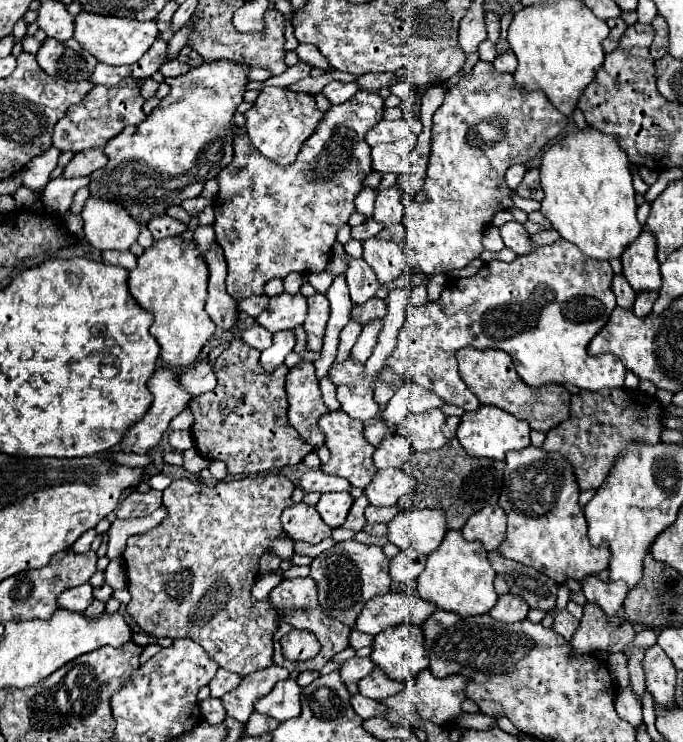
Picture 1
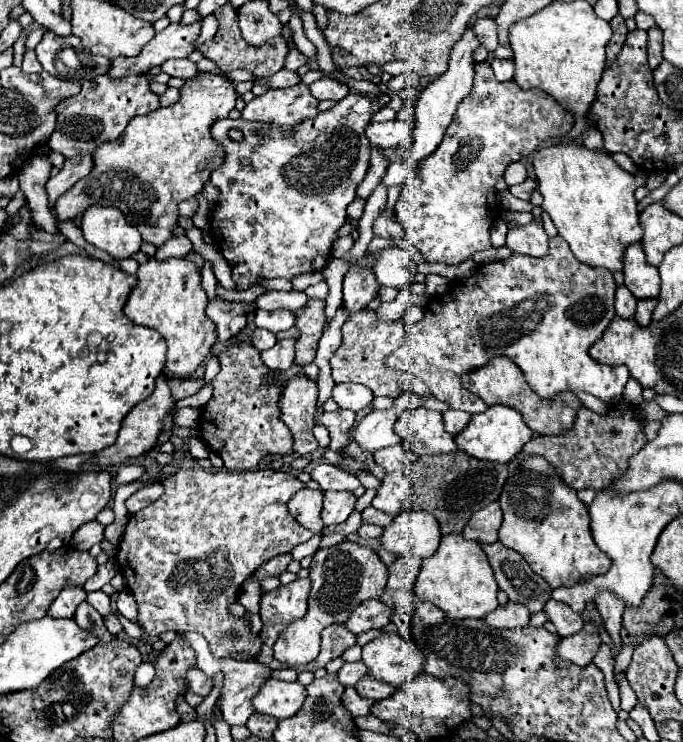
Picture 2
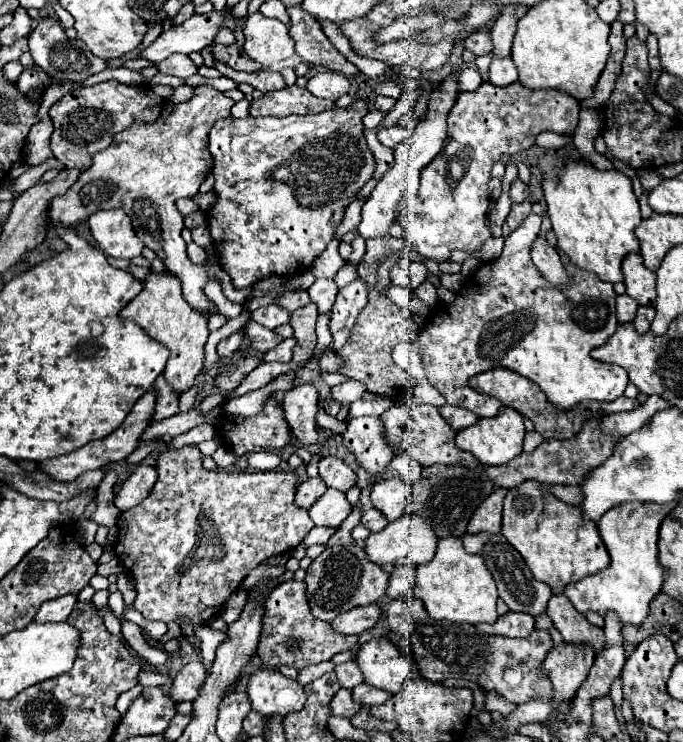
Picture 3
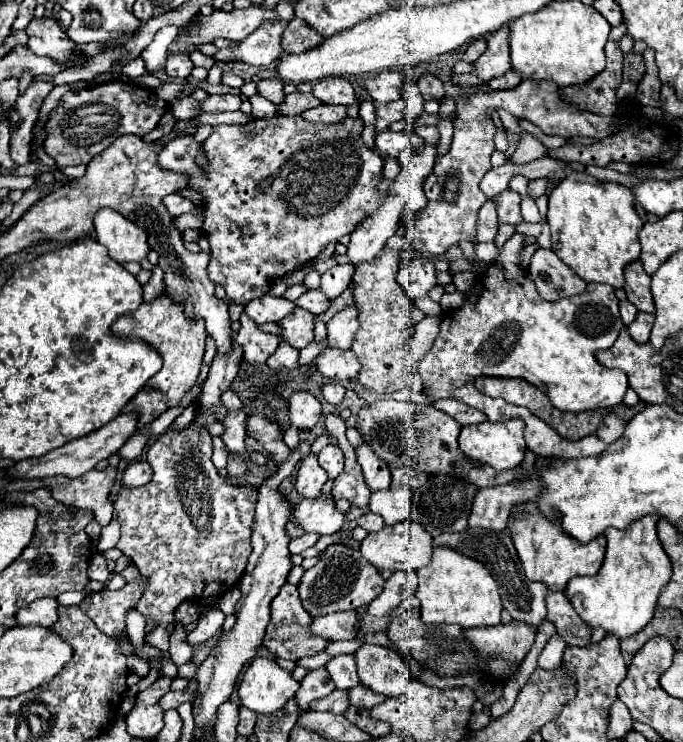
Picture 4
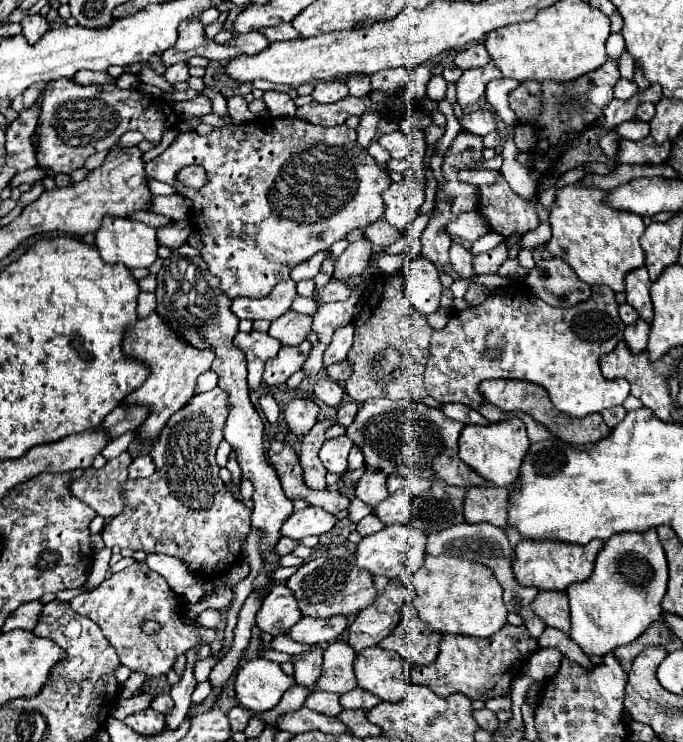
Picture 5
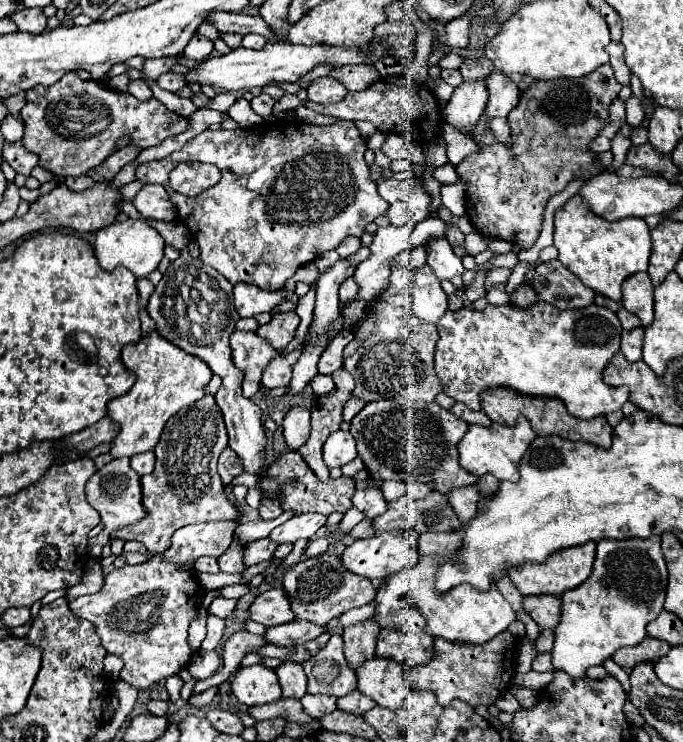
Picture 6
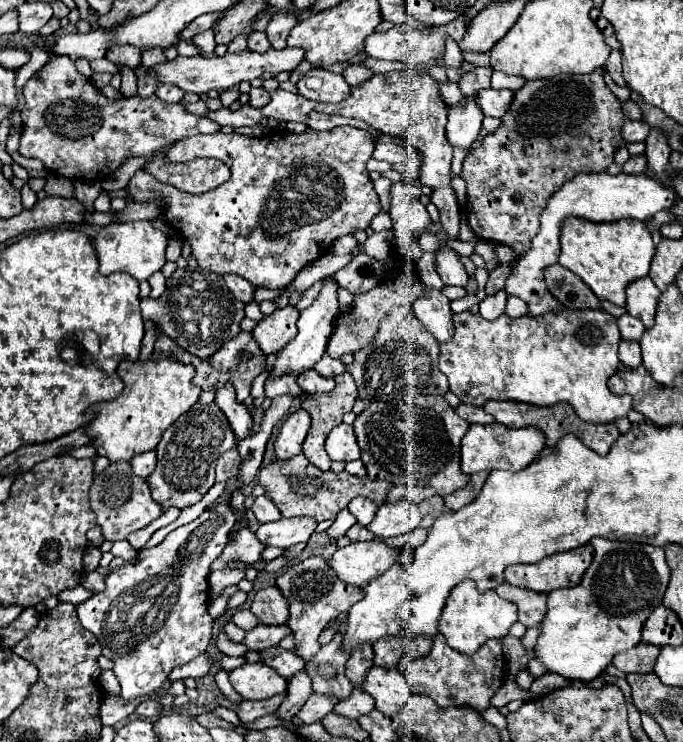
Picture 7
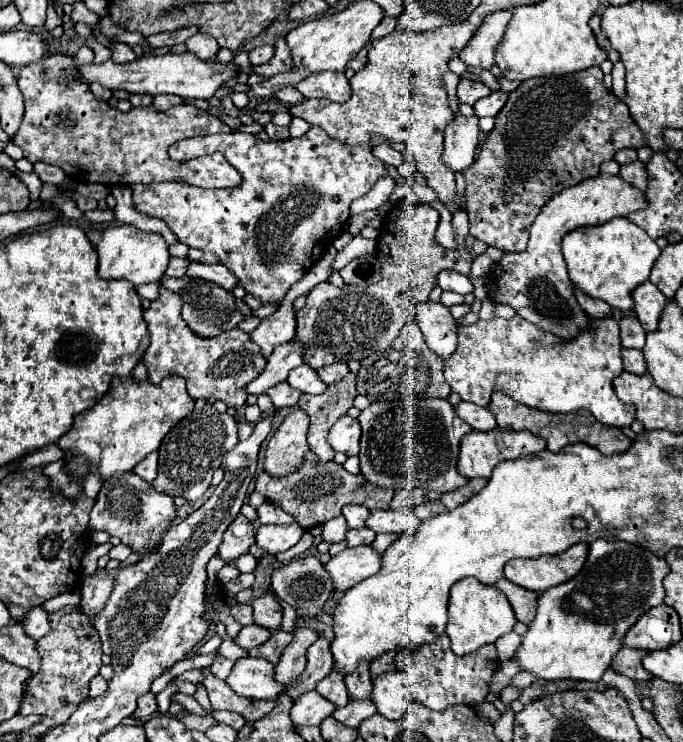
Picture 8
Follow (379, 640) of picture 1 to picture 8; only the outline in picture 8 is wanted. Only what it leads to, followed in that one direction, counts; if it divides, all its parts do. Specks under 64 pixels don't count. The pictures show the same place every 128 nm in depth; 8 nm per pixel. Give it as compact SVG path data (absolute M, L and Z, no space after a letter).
M386 672L372 680L372 702L378 708L378 714L400 720L406 712L412 696L410 696L410 676L406 672Z

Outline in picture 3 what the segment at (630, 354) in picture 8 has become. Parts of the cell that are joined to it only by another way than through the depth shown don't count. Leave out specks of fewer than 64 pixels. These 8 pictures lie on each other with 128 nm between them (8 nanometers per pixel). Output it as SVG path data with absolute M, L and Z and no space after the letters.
M640 306L638 308L638 314L634 318L634 326L640 334L648 332L650 330L650 322L654 320L654 308L652 306Z

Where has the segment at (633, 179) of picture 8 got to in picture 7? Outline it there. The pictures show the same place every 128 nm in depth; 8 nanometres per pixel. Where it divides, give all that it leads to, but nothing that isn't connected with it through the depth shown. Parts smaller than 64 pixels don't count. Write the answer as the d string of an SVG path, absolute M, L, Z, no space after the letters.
M638 154L638 156L630 156L628 162L624 162L624 172L626 174L642 174L646 170L646 156Z

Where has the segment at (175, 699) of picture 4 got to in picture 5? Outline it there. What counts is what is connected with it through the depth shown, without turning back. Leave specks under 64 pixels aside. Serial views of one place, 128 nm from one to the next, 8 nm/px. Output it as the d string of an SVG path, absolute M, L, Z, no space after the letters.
M163 693L161 695L156 696L154 700L152 700L152 708L154 710L158 710L158 712L170 712L174 707L174 702L168 693Z

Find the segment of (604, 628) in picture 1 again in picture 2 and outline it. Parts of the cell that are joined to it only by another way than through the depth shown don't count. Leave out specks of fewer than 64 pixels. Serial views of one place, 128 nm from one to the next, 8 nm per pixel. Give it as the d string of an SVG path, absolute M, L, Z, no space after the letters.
M586 622L584 628L578 634L560 640L558 658L566 660L566 662L572 662L576 666L586 666L586 664L592 662L600 644L602 644L602 640L600 640L596 624Z

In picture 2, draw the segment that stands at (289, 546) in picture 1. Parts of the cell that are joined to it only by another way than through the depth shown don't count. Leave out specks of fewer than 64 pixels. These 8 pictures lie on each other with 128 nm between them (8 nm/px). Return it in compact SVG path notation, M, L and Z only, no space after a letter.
M288 552L288 554L278 554L276 558L272 558L272 560L268 560L266 564L262 564L256 572L254 572L254 576L250 576L250 578L256 578L256 580L264 580L266 576L272 576L272 574L282 574L284 570L286 570L286 566L292 562L292 554Z

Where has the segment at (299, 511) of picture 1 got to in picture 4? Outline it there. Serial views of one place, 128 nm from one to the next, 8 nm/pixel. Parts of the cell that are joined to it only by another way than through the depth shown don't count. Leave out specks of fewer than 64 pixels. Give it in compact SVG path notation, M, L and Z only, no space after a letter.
M308 454L308 458L304 458L298 466L298 476L296 476L294 486L296 486L298 494L302 494L304 498L316 498L316 496L320 496L326 480L328 480L328 476L320 468L316 456Z

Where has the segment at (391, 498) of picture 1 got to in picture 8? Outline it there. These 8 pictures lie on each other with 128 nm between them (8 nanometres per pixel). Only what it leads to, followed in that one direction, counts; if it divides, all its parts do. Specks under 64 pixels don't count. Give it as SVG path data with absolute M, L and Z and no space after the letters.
M372 510L366 528L378 532L392 532L392 534L414 534L420 526L420 518L414 514L414 510Z

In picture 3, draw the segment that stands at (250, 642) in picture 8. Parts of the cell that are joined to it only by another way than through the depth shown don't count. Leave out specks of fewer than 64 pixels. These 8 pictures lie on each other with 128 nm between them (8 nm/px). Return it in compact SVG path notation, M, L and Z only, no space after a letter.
M368 604L368 606L358 606L332 622L332 628L340 634L360 634L364 630L370 630L378 618L380 618L380 606L378 604Z

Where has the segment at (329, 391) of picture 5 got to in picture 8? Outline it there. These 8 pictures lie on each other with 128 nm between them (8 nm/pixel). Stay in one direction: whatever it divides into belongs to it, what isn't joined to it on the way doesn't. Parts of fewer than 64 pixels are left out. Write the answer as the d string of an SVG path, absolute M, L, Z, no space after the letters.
M302 364L302 368L294 368L294 372L290 372L288 384L306 394L322 394L326 390L326 384L318 378L316 370L306 364Z

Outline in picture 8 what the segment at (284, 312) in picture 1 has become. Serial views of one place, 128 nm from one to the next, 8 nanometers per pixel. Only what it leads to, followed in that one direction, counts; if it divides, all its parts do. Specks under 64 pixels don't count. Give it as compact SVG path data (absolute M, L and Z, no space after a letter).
M190 262L190 268L188 268L186 276L210 280L210 282L214 282L214 284L222 284L222 288L226 288L226 290L232 290L232 288L238 286L238 278L236 278L228 268L222 268L222 264Z

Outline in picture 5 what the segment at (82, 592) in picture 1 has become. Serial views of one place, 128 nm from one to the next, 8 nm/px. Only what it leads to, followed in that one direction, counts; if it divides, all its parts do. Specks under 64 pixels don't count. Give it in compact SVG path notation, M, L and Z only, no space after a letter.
M38 600L38 602L26 602L26 604L22 604L20 608L16 608L16 610L8 616L6 624L2 626L2 632L14 630L14 628L32 630L32 628L38 624L38 620L40 620L42 606L44 606L44 604L42 604L40 600Z

